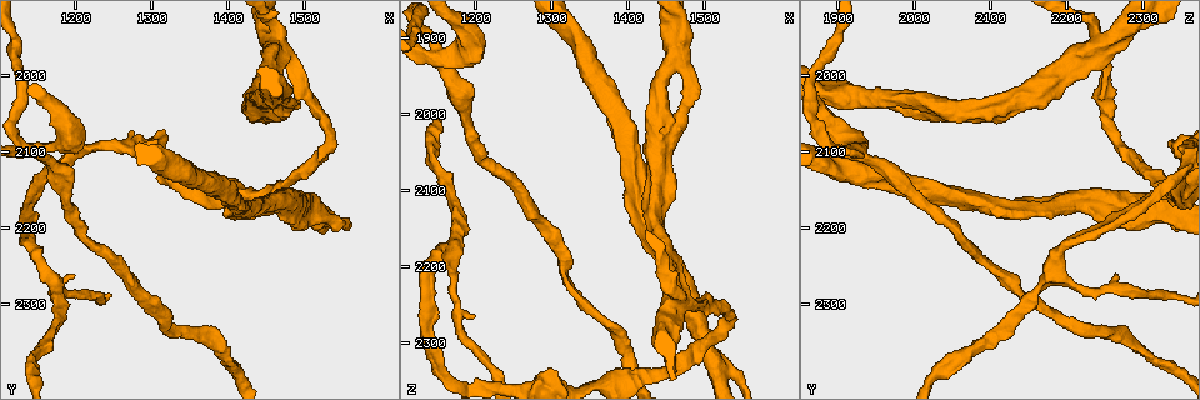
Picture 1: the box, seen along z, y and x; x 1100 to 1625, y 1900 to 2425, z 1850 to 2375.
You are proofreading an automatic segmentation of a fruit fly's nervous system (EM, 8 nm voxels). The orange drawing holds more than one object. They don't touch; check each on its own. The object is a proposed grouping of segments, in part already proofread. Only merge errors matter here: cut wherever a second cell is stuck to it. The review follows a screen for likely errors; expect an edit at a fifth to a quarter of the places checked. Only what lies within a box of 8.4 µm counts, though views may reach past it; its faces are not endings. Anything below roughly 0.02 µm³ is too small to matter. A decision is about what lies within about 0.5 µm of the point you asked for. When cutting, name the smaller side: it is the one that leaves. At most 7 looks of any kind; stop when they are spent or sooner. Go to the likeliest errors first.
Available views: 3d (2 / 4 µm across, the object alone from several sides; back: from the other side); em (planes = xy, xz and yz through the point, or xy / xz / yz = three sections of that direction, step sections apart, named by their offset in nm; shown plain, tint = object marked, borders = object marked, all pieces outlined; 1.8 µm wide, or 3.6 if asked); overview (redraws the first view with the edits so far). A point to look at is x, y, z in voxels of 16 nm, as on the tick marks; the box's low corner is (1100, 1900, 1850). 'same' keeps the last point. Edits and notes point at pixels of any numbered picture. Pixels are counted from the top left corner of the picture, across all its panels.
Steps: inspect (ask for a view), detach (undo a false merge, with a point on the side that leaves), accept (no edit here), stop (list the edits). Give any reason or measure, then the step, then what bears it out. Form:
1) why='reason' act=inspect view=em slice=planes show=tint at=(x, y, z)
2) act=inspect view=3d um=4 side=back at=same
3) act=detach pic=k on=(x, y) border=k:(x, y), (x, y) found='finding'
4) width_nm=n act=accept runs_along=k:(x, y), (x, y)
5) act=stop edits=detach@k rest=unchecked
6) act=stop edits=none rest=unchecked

why='calibre changes' act=inspect view=em slice=planes show=tint at=(1155, 2100, 1925)

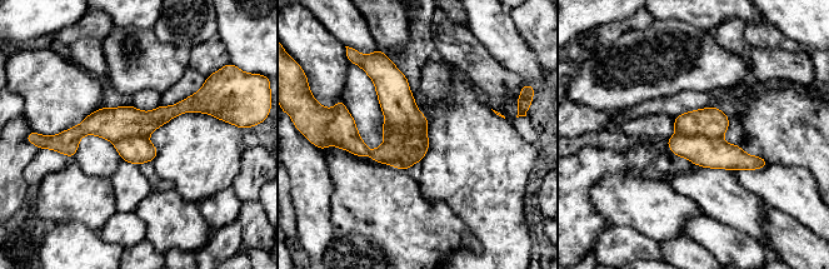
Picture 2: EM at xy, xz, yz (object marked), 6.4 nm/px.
act=detach pic=2 on=(390, 153) border=2:(385, 123), (403, 135), (401, 168) found='a second cell is stuck on'

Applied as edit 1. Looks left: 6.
why='sudden change in width' act=inspect view=em slice=planes show=tint at=(1525, 2185, 2340)

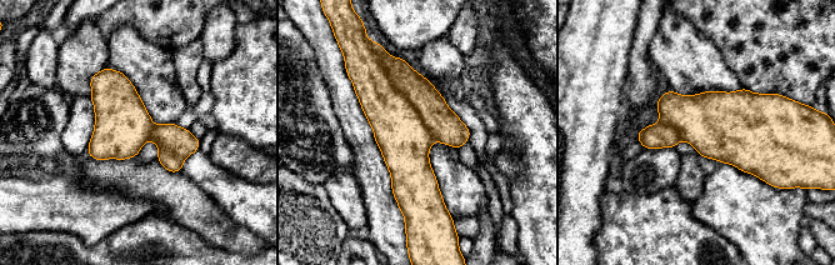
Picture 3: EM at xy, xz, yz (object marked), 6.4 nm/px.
act=detach pic=3 on=(436, 115) found='two cells meet here'

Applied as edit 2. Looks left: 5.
why='redraw' act=inspect view=overview

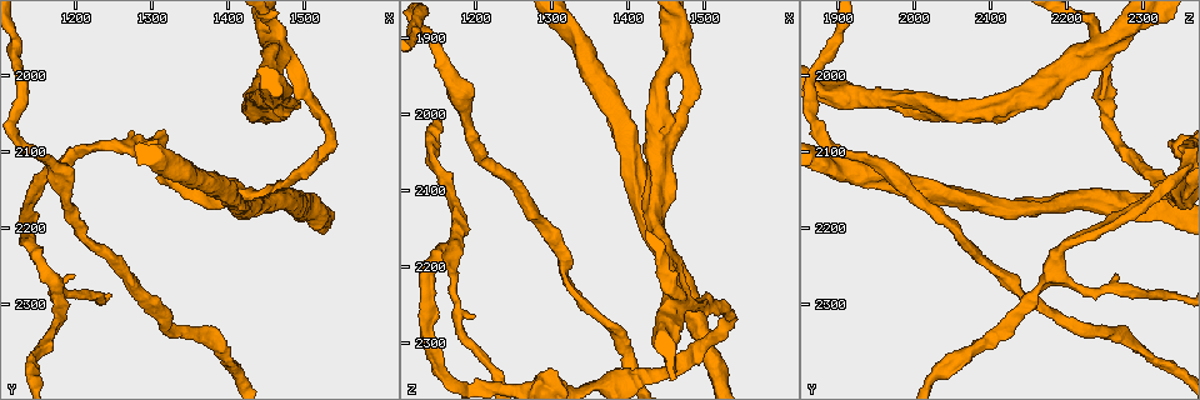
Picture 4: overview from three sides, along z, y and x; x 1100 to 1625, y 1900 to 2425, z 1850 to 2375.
why='side arm on a straight run' act=inspect view=em slice=planes show=tint at=(1440, 2040, 2035)

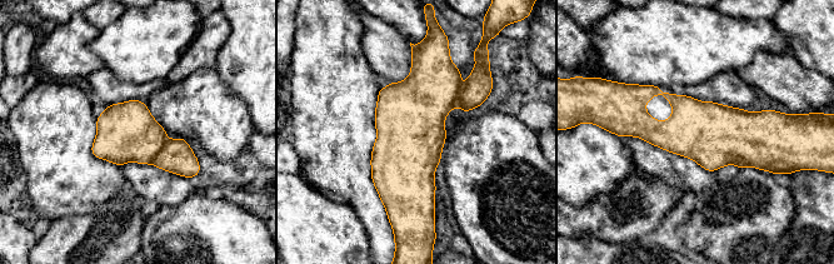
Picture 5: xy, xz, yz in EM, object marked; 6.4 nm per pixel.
width_nm=380 act=accept found='continuous, no second cell'

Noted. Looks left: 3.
act=stop edits=detach@2,detach@3 rest=unchecked

